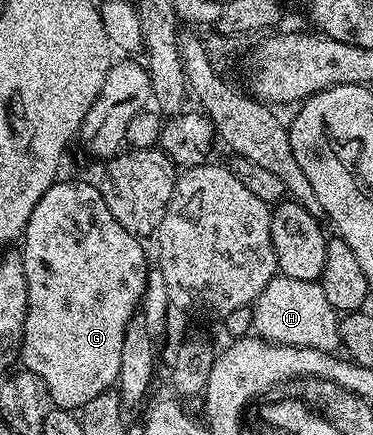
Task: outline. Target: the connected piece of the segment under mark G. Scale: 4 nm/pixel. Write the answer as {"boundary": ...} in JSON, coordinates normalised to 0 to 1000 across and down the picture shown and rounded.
{"boundary":[[[172,414],[145,421],[118,446],[118,455],[107,455],[107,464],[97,464],[97,483],[86,483],[86,501],[70,513],[67,549],[54,561],[64,630],[75,639],[75,722],[59,761],[54,837],[67,853],[83,855],[86,862],[97,862],[113,874],[137,922],[158,940],[214,943],[236,924],[247,924],[247,915],[298,899],[314,885],[322,860],[322,795],[332,795],[338,754],[349,747],[354,729],[373,715],[381,680],[389,676],[397,605],[391,607],[391,579],[381,572],[383,554],[343,538],[343,531],[332,529],[332,522],[322,520],[322,510],[300,497],[290,474],[282,471],[260,421],[206,423],[198,414]]]}

